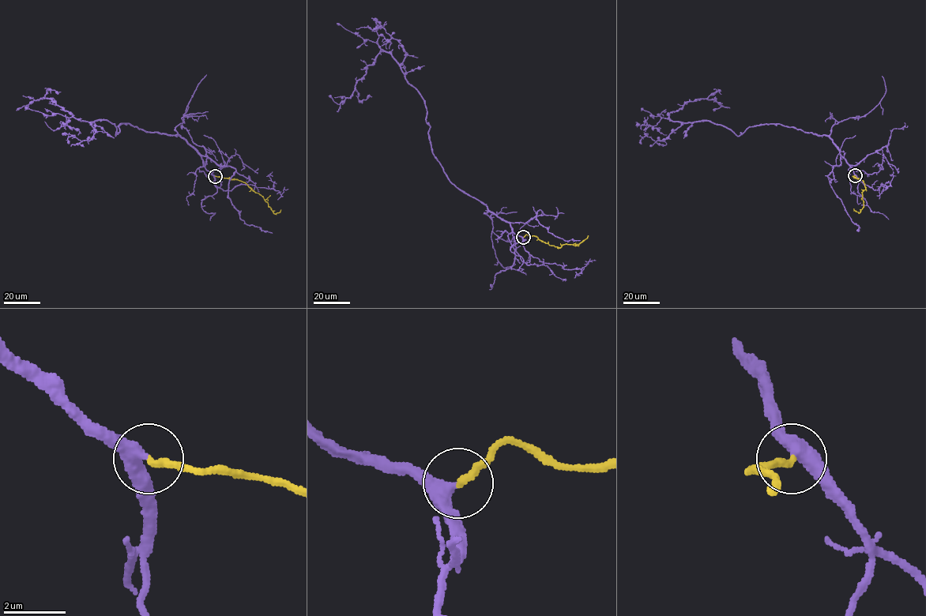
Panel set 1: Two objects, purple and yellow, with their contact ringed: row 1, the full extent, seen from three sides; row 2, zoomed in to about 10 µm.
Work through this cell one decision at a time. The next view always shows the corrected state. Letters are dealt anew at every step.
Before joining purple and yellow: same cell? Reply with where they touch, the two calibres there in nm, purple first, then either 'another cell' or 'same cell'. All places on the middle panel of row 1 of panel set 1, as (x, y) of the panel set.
at (523, 237); 380 nm thick on the purple side, 240 nm on the other; same cell

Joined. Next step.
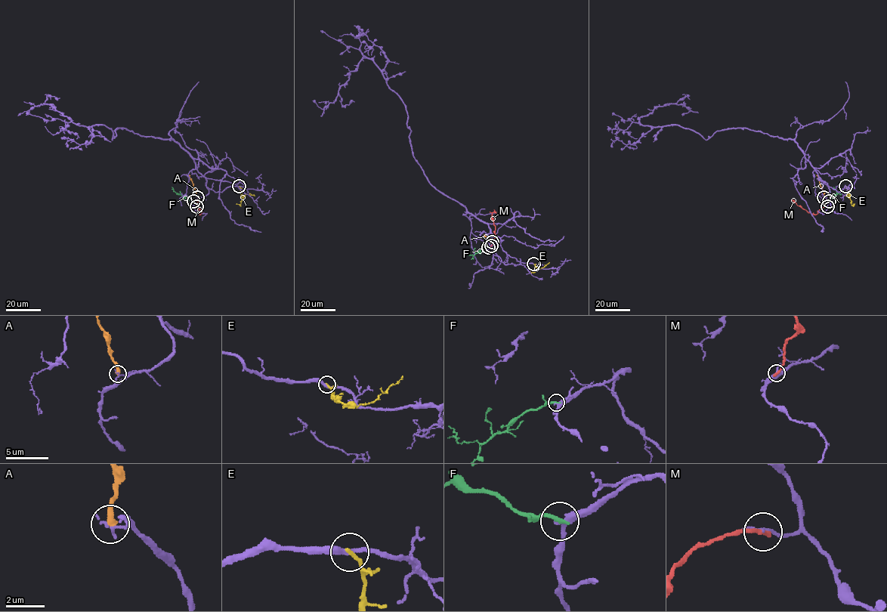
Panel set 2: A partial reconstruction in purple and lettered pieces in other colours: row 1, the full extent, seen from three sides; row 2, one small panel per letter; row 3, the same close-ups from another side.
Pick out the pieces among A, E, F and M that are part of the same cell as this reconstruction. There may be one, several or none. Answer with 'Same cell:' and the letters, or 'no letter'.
Same cell: no letter

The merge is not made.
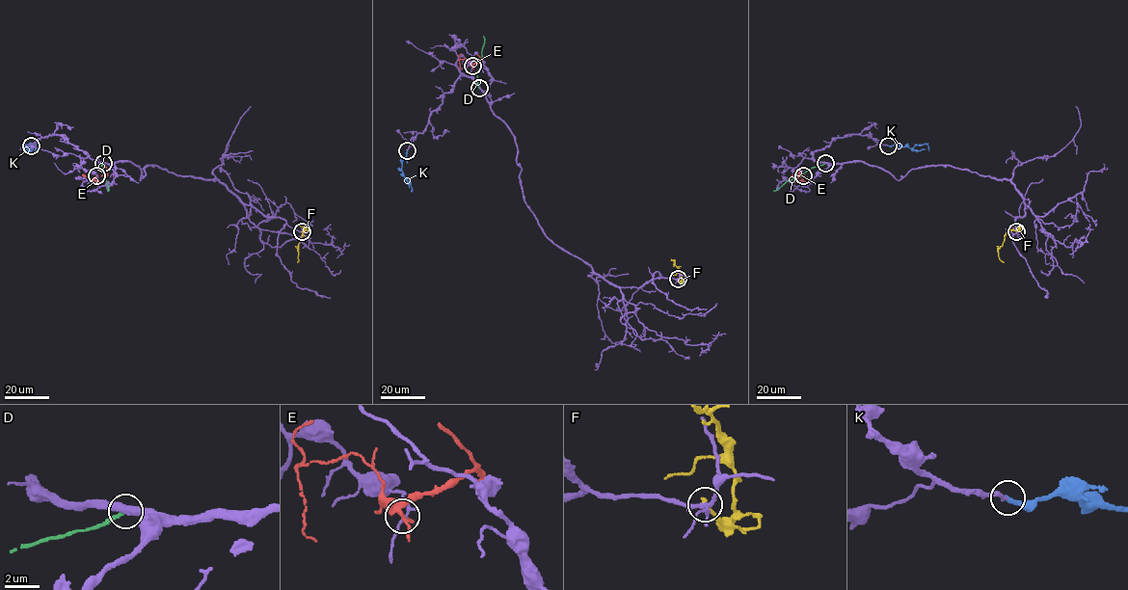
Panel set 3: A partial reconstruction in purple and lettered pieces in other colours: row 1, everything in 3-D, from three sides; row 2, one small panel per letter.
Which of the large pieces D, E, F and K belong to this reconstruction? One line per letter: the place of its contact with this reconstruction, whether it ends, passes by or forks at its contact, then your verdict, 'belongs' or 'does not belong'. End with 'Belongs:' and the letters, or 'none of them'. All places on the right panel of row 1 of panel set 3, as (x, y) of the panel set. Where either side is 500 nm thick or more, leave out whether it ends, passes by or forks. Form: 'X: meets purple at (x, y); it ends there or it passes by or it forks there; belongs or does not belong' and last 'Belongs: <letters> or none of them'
D: meets purple at (825, 163); it ends there; does not belong
E: meets purple at (803, 175); it ends there; does not belong
F: meets purple at (1016, 231); it ends there; does not belong
K: meets purple at (888, 146); it ends there; belongs
Belongs: K

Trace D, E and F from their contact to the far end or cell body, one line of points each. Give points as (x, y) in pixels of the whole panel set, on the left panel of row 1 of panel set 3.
D: (103, 163), (107, 191)
E: (96, 175), (94, 179), (103, 182), (107, 173), (101, 175)
F: (302, 231), (306, 229), (298, 246), (297, 262)

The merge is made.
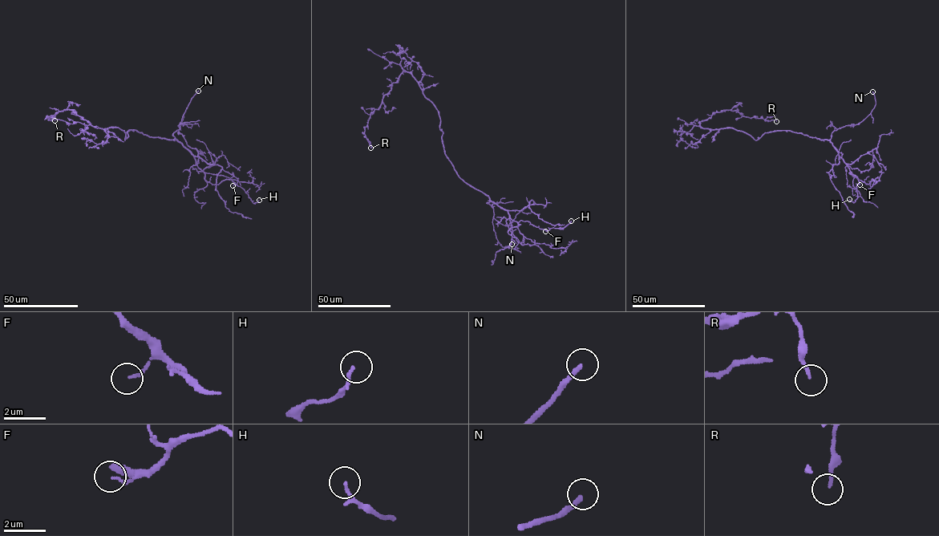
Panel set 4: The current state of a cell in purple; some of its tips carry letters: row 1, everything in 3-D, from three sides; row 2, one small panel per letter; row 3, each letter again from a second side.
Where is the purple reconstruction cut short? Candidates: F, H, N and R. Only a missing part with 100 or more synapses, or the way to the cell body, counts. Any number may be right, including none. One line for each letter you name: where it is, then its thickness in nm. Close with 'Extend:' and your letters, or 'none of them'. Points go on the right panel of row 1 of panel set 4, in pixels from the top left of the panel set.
N: place (872, 91); calibre 220 nm
Extend: N

